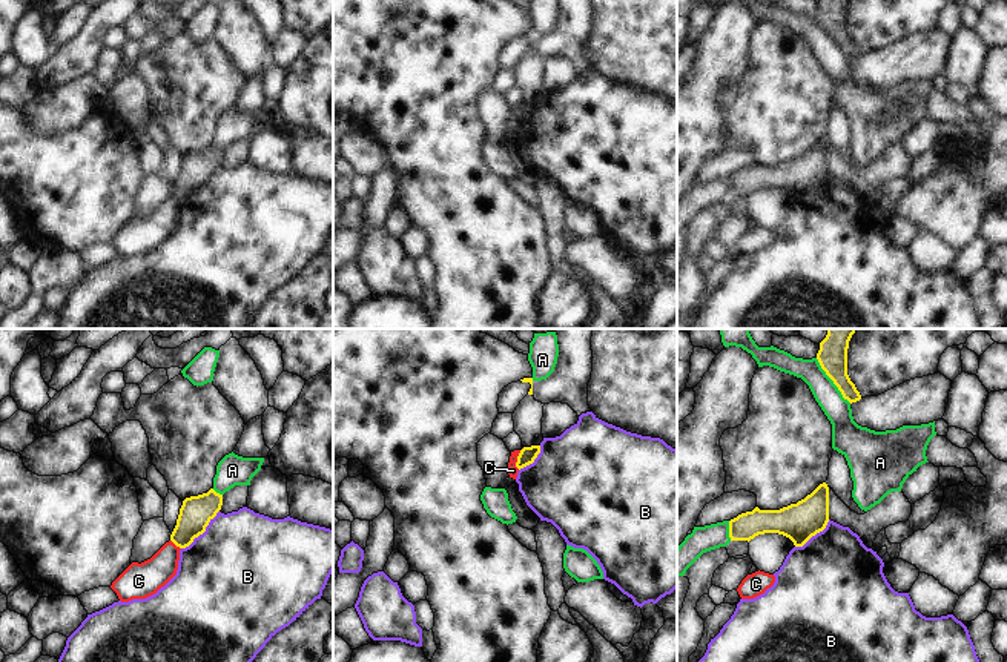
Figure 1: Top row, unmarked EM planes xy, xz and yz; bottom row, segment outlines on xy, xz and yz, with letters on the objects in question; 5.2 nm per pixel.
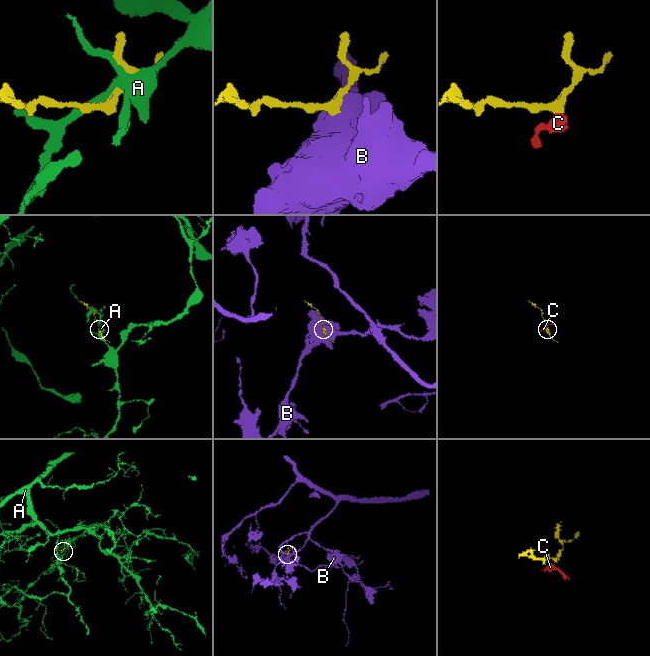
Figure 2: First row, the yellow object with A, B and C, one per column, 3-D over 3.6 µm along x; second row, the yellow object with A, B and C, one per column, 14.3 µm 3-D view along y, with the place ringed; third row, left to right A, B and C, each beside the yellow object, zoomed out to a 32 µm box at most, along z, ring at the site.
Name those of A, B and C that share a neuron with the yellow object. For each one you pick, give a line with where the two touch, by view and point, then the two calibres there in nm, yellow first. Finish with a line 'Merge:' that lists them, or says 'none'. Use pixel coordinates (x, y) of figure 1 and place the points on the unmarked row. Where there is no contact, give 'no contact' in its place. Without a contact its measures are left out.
Merge: none

